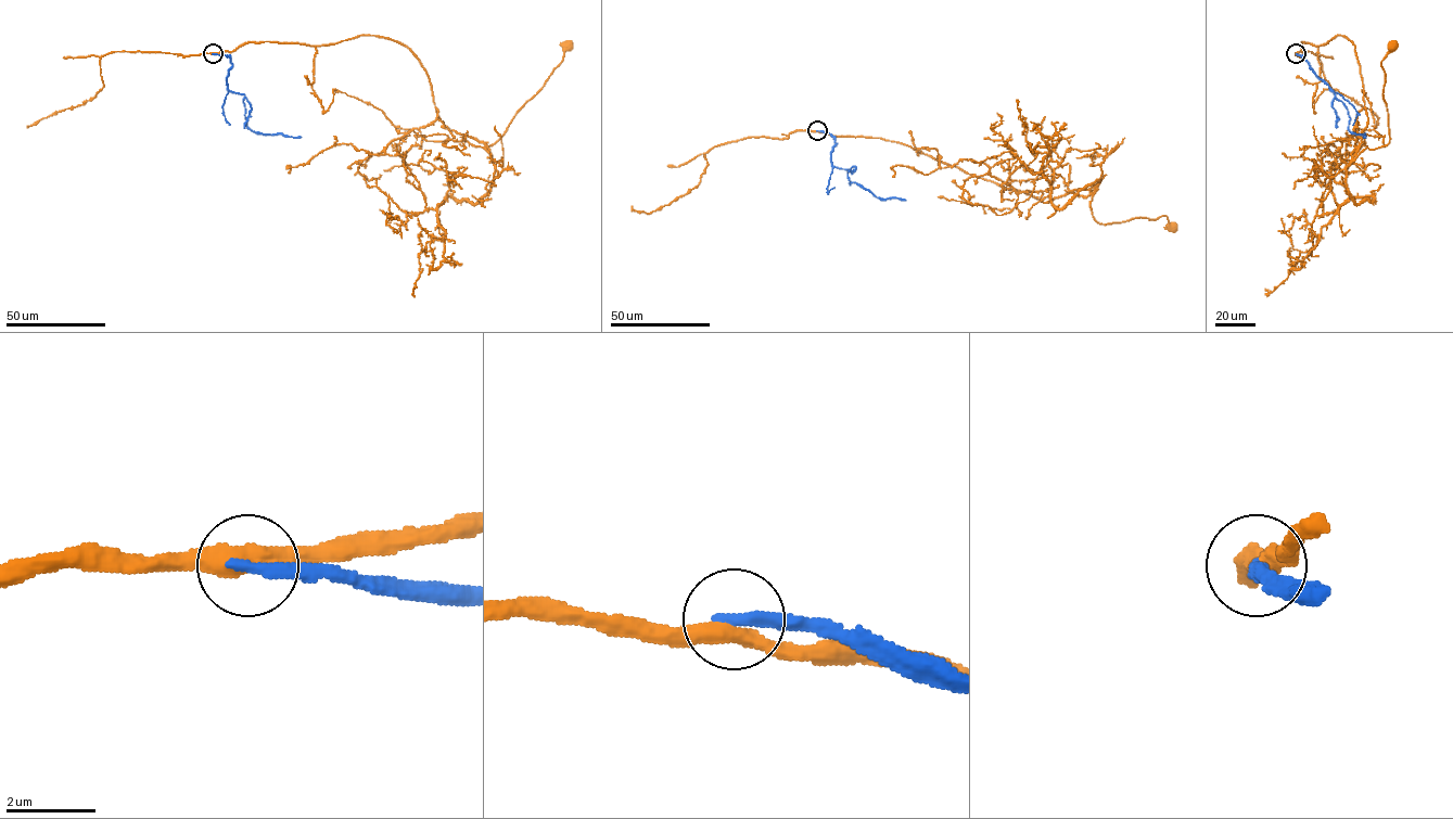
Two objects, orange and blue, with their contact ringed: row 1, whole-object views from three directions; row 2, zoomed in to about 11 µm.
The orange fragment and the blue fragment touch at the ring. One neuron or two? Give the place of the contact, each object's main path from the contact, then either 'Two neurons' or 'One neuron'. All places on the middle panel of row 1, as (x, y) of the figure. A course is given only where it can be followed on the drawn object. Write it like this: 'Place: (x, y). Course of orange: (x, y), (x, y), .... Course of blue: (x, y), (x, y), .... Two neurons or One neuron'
Place: (817, 130). Course of orange: (817, 131), (905, 144), (1043, 202), (1096, 187), (1091, 210), (1100, 224), (1165, 215), (1172, 227). Course of blue: (817, 130), (833, 138), (831, 164), (849, 169), (850, 184), (862, 186), (883, 200), (905, 200). Two neurons

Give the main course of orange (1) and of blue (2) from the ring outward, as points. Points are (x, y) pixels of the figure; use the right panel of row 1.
1: (1297, 53), (1303, 41), (1336, 36), (1354, 45), (1367, 126), (1353, 160), (1389, 142), (1380, 62), (1392, 46)
2: (1296, 53), (1342, 103), (1350, 118), (1348, 128), (1365, 137)

